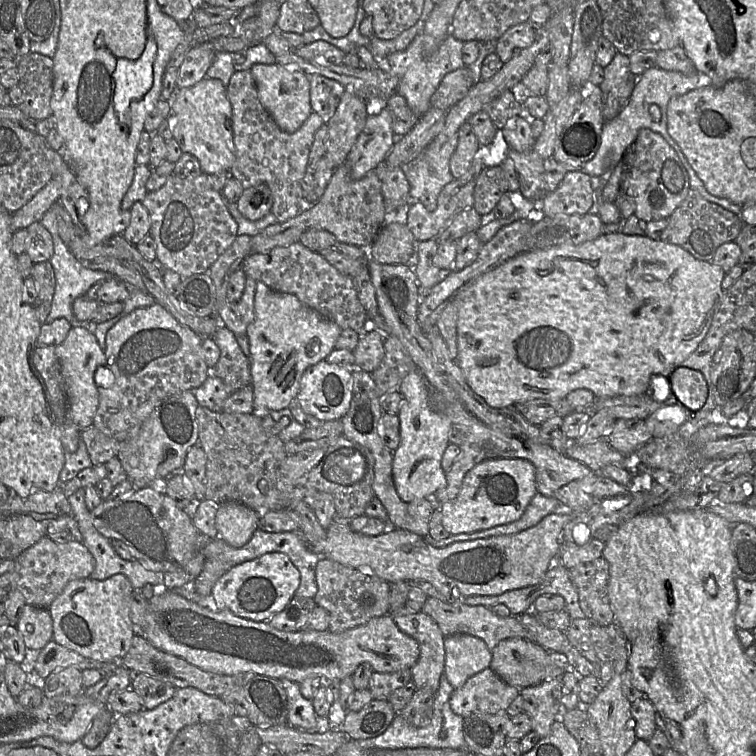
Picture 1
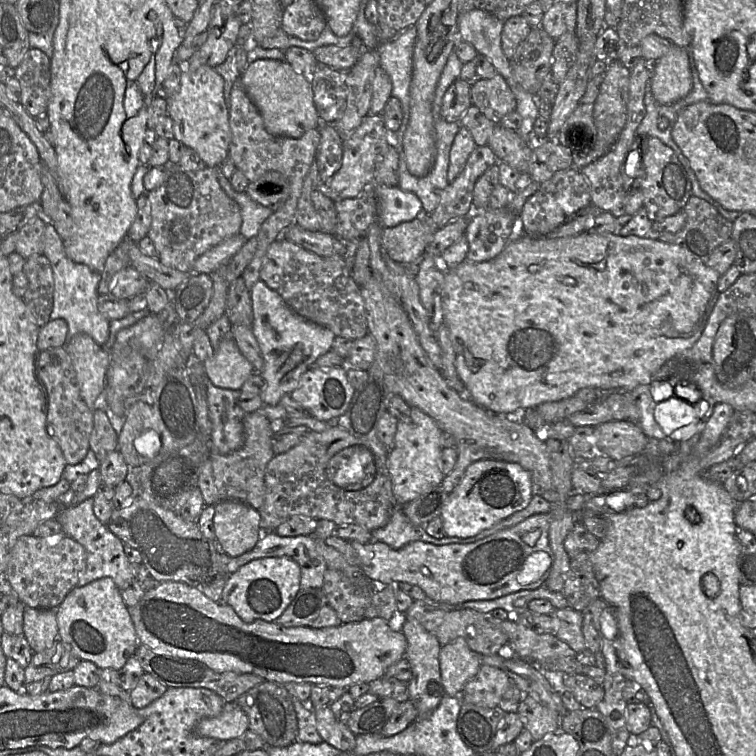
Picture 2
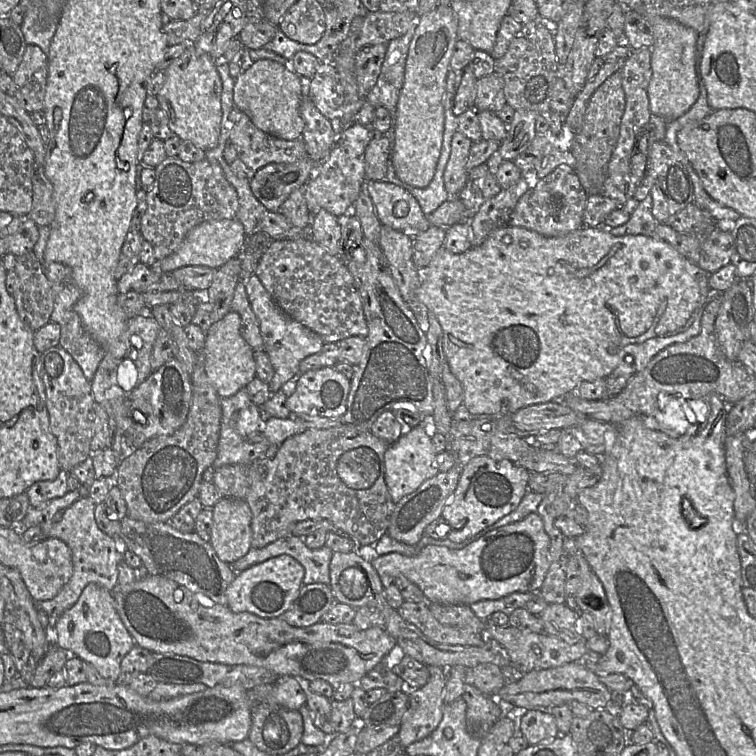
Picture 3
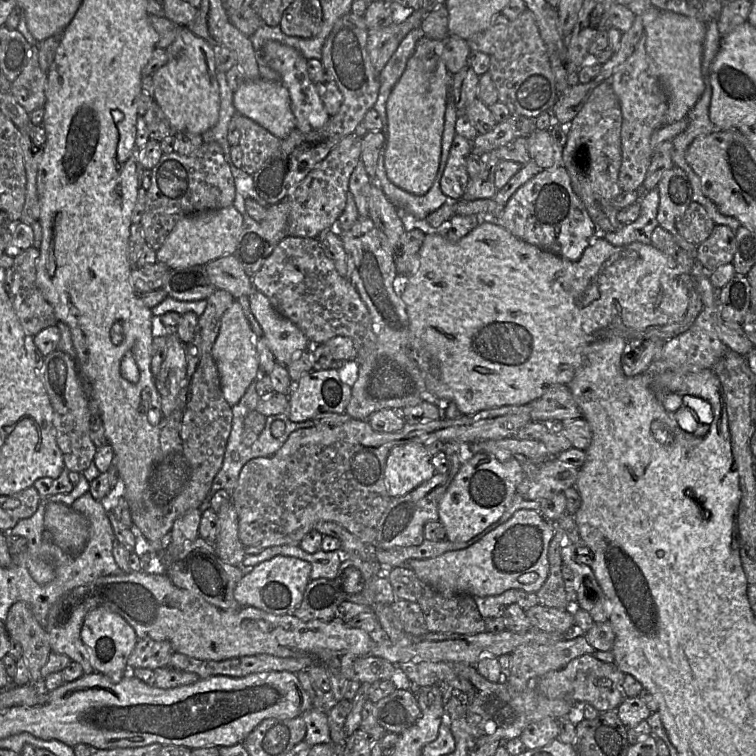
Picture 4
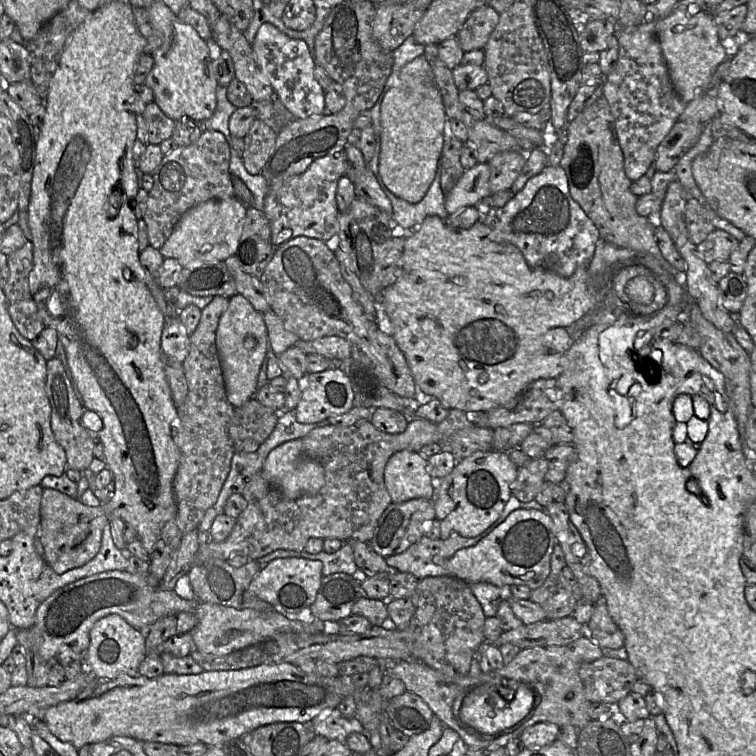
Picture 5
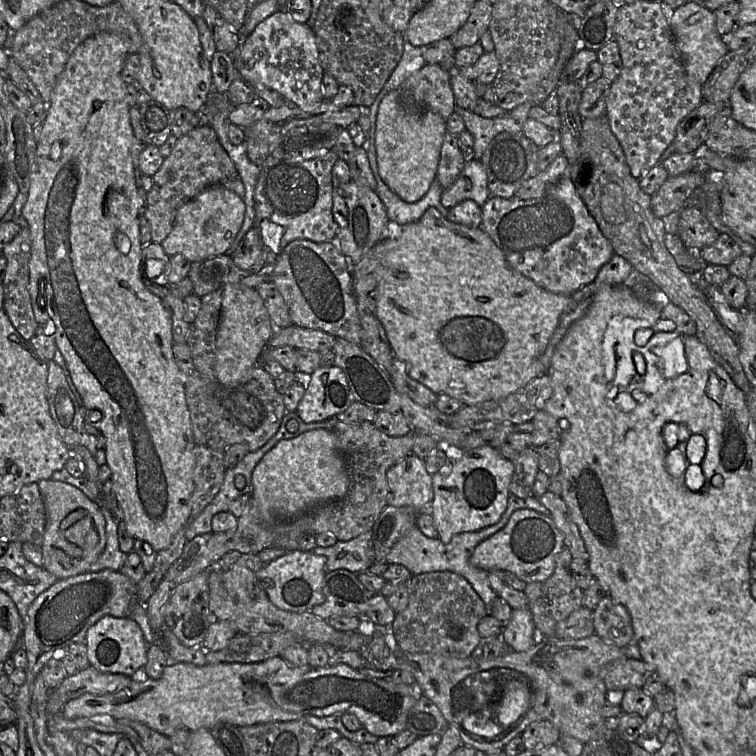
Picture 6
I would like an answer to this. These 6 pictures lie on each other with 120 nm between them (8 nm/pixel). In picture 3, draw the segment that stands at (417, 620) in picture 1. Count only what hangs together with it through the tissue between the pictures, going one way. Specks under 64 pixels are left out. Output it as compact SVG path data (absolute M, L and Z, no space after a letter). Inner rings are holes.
M428 665L428 682L423 687L408 692L408 709L397 734L402 751L408 745L430 735L441 722L447 668Z

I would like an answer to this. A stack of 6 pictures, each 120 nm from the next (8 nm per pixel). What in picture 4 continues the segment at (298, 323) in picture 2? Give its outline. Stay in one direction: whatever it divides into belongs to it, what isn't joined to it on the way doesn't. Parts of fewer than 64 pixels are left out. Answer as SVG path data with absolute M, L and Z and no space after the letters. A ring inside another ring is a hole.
M254 289L248 298L250 310L262 328L277 363L286 367L298 353L310 351L312 344L304 333L278 313L262 292Z

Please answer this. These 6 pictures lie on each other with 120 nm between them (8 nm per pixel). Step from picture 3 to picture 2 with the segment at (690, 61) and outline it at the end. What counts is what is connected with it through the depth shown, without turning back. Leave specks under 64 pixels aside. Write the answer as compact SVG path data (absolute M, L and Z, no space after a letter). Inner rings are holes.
M672 44L669 51L654 62L650 85L659 104L674 104L685 98L693 87L687 50Z

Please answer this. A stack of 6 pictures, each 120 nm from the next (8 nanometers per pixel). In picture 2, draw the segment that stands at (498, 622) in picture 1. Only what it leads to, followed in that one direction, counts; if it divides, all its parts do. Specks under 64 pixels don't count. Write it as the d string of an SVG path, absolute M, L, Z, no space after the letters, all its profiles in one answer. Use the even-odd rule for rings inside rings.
M414 600L404 614L398 615L420 623L438 639L441 646L455 638L462 637L466 640L471 650L482 655L495 655L503 645L508 643L507 635L493 623L493 616L491 614L483 614L474 609L443 610L427 605L423 601Z

